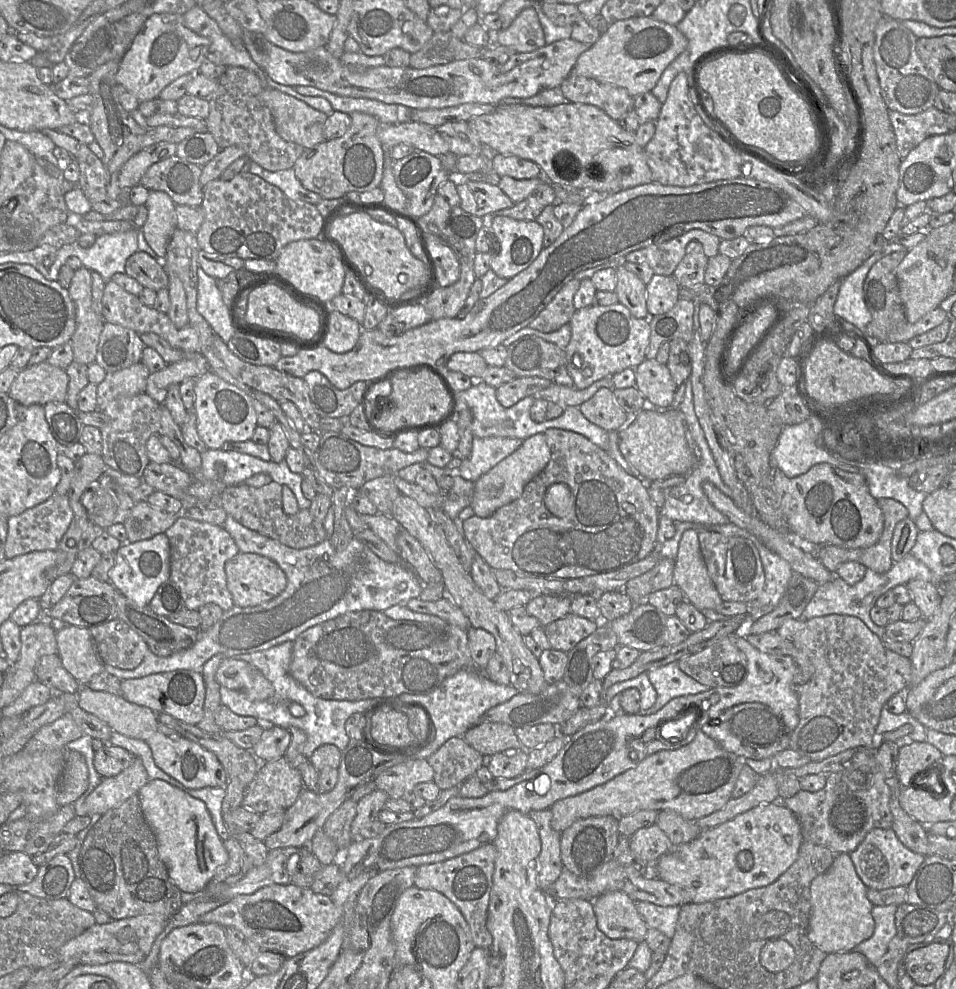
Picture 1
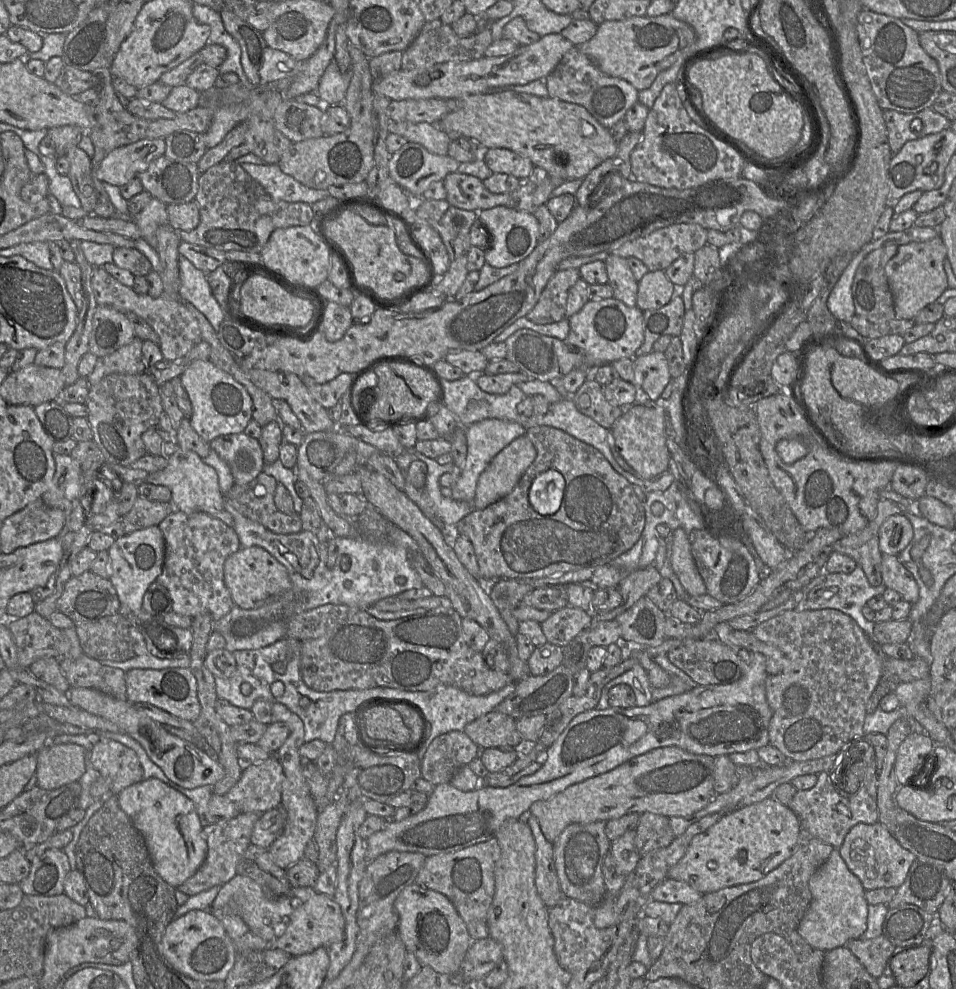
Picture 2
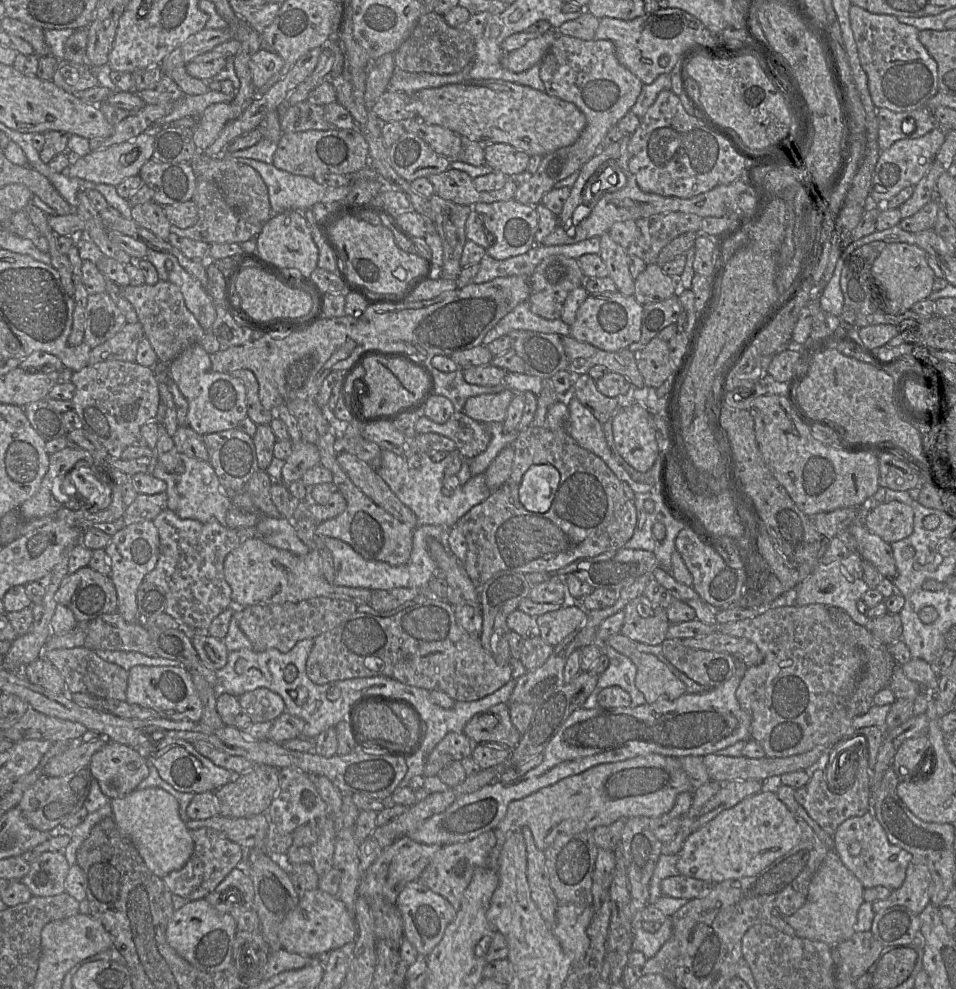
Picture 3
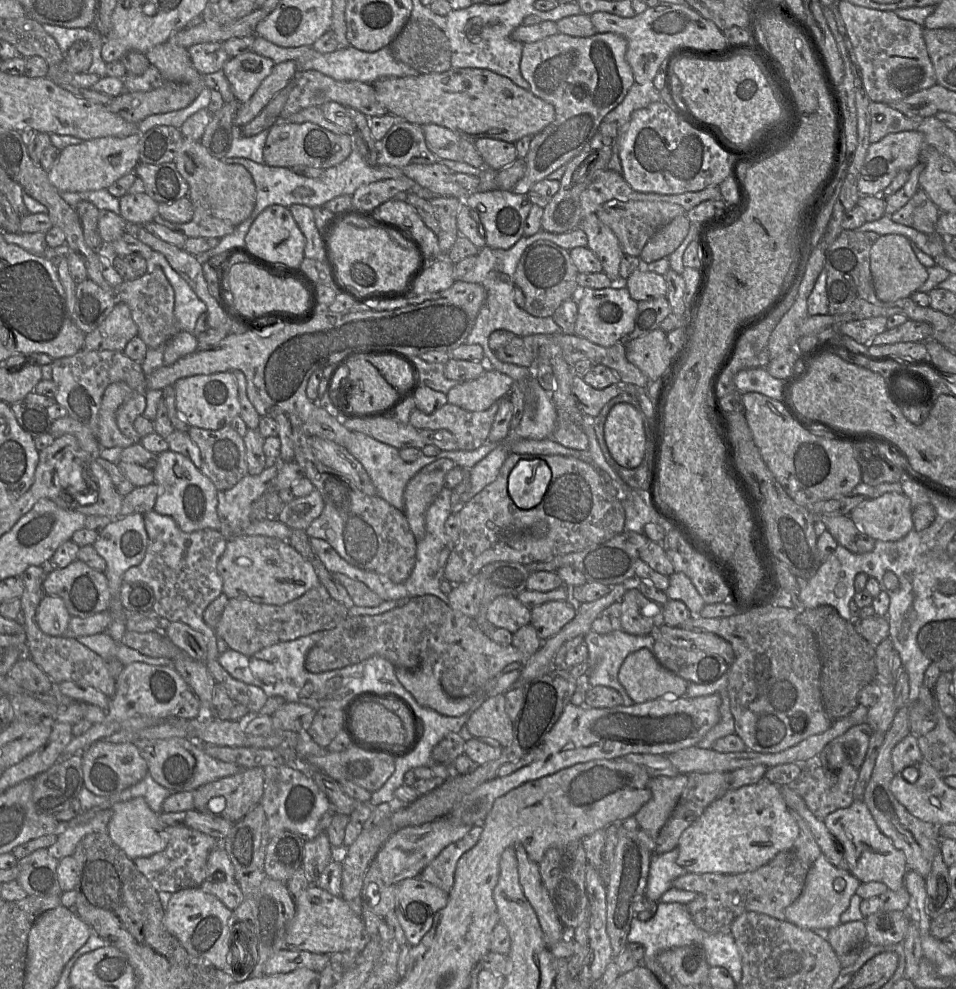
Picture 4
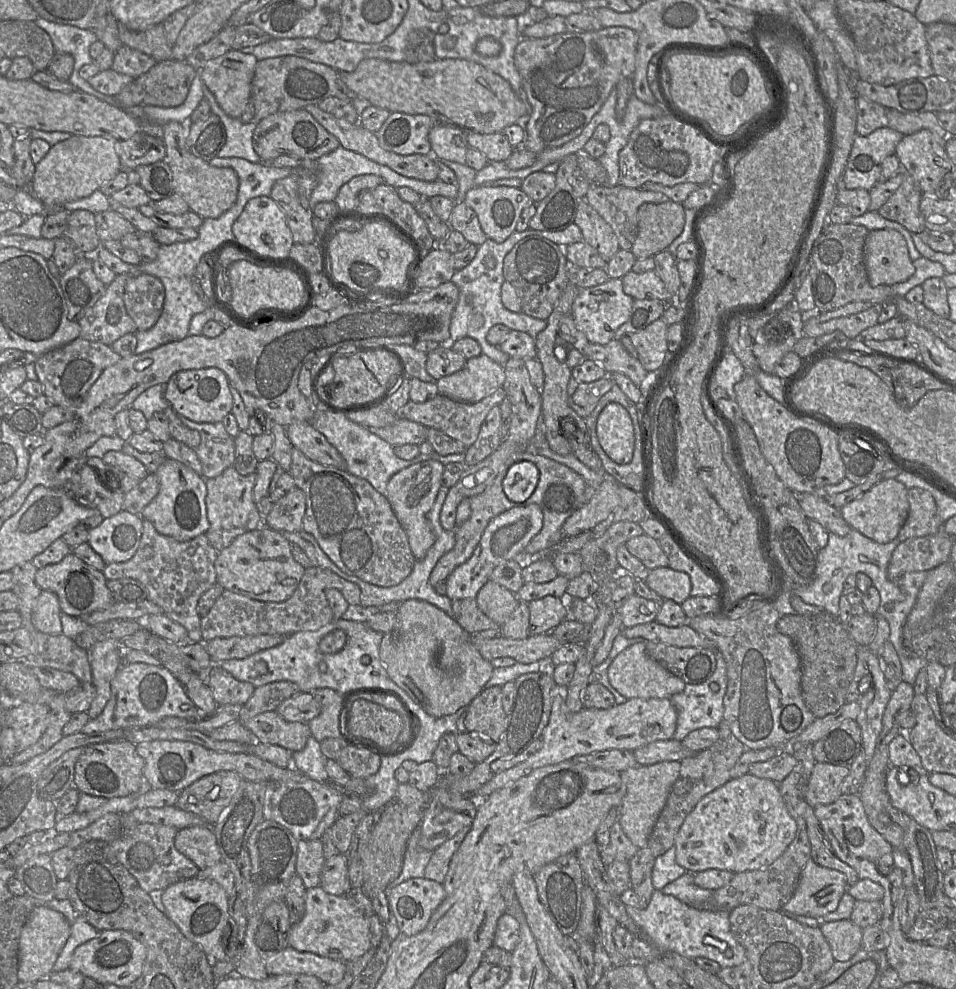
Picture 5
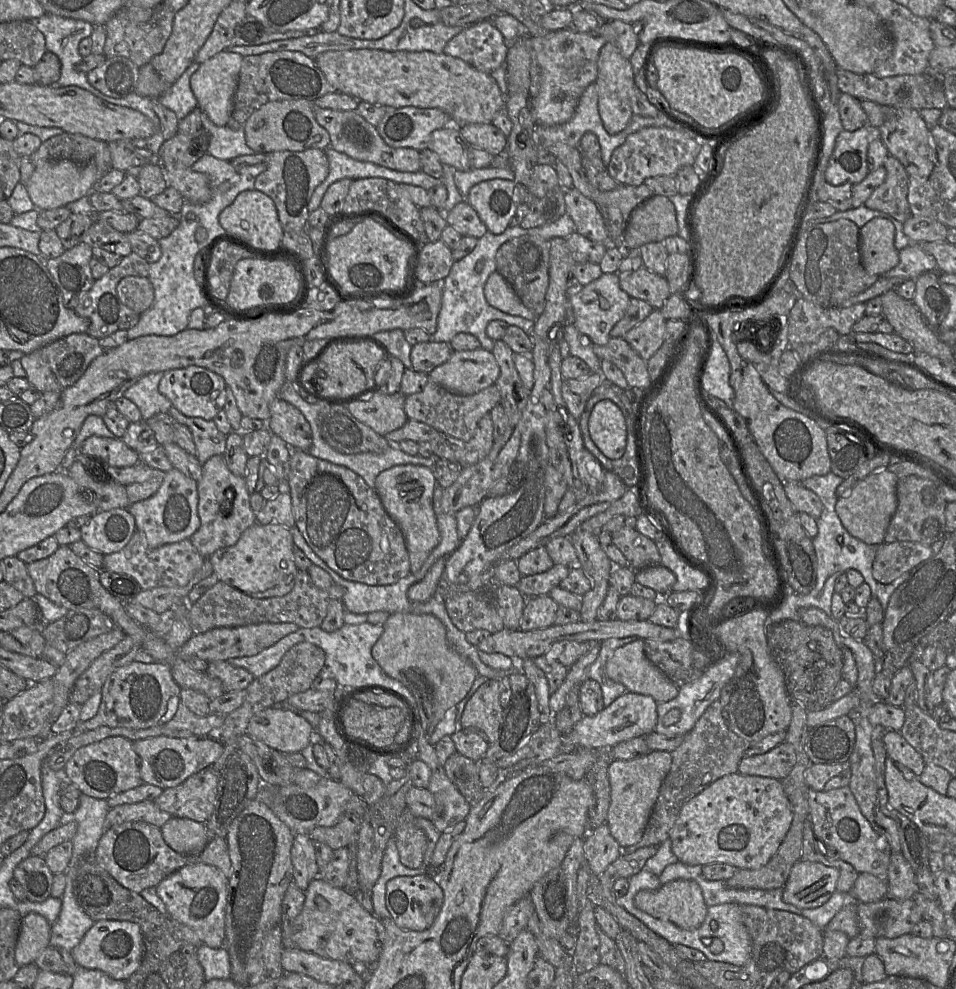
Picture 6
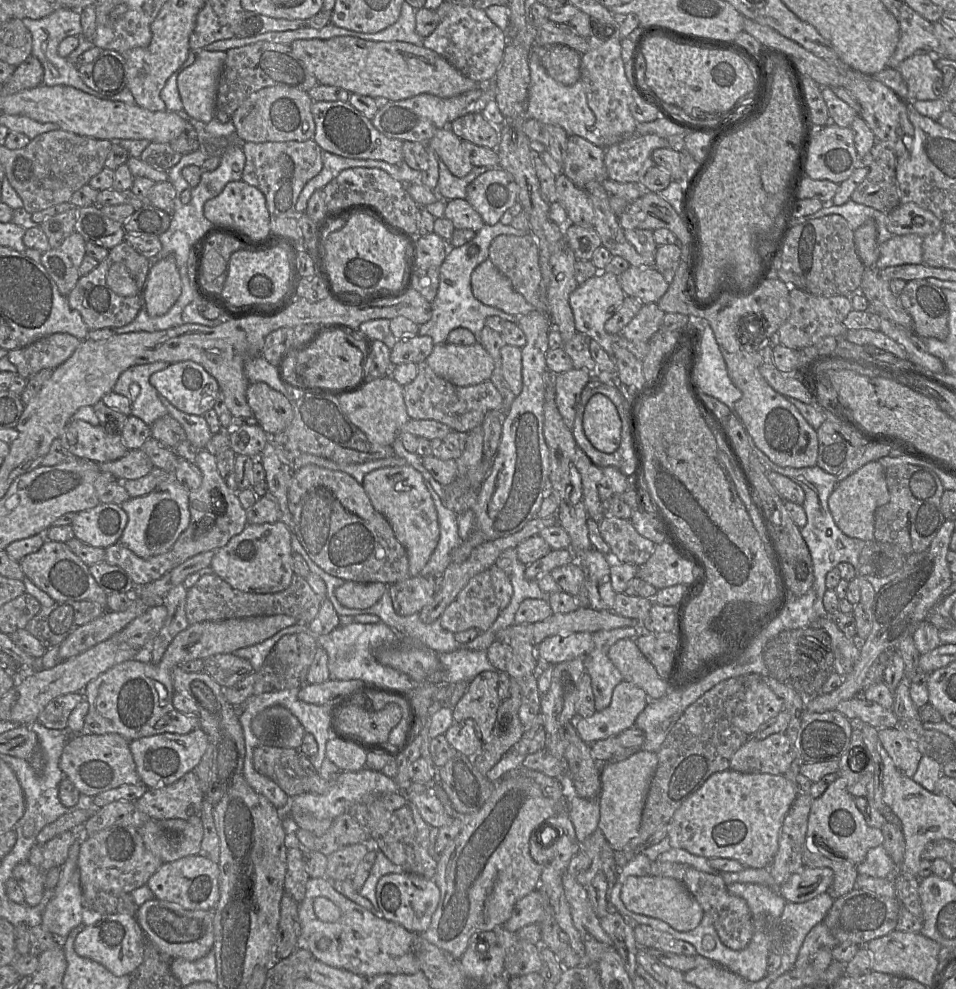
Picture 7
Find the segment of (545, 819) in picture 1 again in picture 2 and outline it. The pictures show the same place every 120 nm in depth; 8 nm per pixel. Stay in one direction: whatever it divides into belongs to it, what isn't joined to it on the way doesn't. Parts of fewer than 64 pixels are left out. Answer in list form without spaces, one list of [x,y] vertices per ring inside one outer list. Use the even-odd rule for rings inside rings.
[[[527,814],[523,820],[529,825],[535,840],[535,887],[549,909],[563,898],[555,869],[553,843],[546,840],[535,816]]]

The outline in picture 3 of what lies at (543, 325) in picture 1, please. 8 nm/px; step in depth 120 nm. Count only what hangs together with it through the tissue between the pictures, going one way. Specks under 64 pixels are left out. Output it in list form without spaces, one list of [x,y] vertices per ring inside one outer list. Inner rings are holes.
[[[564,255],[545,258],[529,277],[530,311],[547,320],[559,319],[568,293],[581,286],[583,278],[576,259]]]

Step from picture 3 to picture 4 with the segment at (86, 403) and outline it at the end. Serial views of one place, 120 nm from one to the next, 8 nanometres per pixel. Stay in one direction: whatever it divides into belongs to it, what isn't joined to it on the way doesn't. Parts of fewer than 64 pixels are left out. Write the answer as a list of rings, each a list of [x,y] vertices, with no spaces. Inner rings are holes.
[[[85,350],[68,357],[55,359],[51,363],[52,381],[57,386],[54,397],[56,403],[68,412],[68,416],[89,428],[96,436],[98,414],[103,393],[107,386],[115,382],[126,383],[133,391],[116,412],[116,424],[121,433],[139,443],[141,437],[134,428],[134,421],[142,416],[146,408],[146,375],[141,363],[131,360],[123,352],[113,350]]]

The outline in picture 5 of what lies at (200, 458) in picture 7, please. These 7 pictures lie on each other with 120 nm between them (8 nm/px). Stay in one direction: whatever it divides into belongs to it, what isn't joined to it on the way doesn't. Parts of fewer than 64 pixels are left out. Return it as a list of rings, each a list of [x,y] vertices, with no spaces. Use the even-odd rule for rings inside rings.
[[[231,466],[215,478],[205,480],[207,495],[205,498],[209,529],[205,533],[210,544],[219,552],[228,547],[239,535],[257,529],[263,518],[253,501],[253,488],[256,474],[243,476]]]

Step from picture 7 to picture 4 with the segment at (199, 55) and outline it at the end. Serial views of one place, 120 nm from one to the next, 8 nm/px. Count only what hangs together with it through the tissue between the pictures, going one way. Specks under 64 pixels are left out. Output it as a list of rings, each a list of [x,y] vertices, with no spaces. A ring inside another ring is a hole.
[[[254,52],[230,57],[222,67],[237,101],[246,103],[262,81],[271,73],[275,63]]]

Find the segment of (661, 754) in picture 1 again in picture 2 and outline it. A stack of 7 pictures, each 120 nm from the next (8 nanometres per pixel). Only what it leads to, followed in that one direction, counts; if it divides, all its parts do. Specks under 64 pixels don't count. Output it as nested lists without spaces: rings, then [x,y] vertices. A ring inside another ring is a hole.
[[[676,746],[656,748],[634,757],[606,773],[570,785],[564,791],[547,800],[533,803],[528,813],[537,818],[544,837],[551,843],[567,826],[574,823],[607,822],[626,814],[646,812],[668,818],[693,817],[706,807],[716,795],[714,791],[714,761],[712,756],[693,754]]]

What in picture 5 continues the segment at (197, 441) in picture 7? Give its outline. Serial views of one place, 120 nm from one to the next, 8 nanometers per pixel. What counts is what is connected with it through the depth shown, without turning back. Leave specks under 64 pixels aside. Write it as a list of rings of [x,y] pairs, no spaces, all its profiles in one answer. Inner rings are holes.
[[[183,416],[179,418],[186,427],[200,435],[200,443],[194,450],[201,462],[203,478],[215,478],[233,466],[234,438],[227,433],[221,422],[196,423]]]

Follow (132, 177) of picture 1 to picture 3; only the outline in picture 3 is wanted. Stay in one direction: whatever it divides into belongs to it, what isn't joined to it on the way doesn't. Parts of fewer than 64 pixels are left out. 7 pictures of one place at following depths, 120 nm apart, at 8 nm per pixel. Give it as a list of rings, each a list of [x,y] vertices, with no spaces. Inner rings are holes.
[[[143,132],[127,142],[97,151],[90,151],[89,154],[82,157],[72,156],[72,161],[66,169],[66,174],[69,177],[76,177],[94,183],[117,186],[126,178],[138,175],[142,166],[152,159],[154,143],[154,134]]]

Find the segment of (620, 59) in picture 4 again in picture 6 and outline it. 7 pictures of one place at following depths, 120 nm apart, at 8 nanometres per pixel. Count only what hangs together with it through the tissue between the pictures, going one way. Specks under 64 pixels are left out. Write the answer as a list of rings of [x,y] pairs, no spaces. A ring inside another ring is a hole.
[[[617,19],[601,21],[601,25],[590,32],[576,33],[563,29],[541,37],[530,37],[530,46],[536,53],[541,75],[539,92],[534,99],[535,127],[536,124],[560,125],[572,118],[582,93],[597,79],[600,50],[609,42],[615,44],[629,60],[640,44],[637,26]]]

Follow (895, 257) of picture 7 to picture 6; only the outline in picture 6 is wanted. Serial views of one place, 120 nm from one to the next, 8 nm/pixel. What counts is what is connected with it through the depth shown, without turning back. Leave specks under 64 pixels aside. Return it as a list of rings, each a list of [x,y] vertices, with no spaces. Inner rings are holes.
[[[910,243],[899,250],[898,264],[880,276],[906,281],[915,280],[921,274],[929,271],[938,271],[935,258],[925,252],[919,243]]]

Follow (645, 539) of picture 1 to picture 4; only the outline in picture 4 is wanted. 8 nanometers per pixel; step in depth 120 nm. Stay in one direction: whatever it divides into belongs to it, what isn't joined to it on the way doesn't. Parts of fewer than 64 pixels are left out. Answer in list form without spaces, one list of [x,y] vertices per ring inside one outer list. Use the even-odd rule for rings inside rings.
[[[510,453],[501,466],[496,479],[482,491],[454,511],[459,521],[459,538],[453,546],[444,568],[443,578],[451,584],[470,580],[481,569],[493,562],[508,561],[528,565],[547,561],[572,552],[581,551],[594,544],[600,544],[625,530],[626,514],[621,501],[607,491],[607,483],[593,465],[583,460],[563,455],[530,455]],[[522,459],[539,459],[551,470],[551,480],[541,502],[530,509],[520,509],[511,500],[507,491],[508,476]],[[539,521],[547,524],[547,532],[541,537],[530,535],[530,528]]]

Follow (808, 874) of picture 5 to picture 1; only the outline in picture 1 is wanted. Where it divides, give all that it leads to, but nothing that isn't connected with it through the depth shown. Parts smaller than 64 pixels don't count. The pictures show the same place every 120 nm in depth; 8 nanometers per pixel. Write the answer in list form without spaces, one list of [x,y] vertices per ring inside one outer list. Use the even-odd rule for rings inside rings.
[[[840,853],[831,867],[811,883],[811,913],[808,938],[820,950],[829,953],[850,952],[869,939],[875,929],[872,916],[873,904],[867,898],[867,887],[857,875],[847,853]]]

